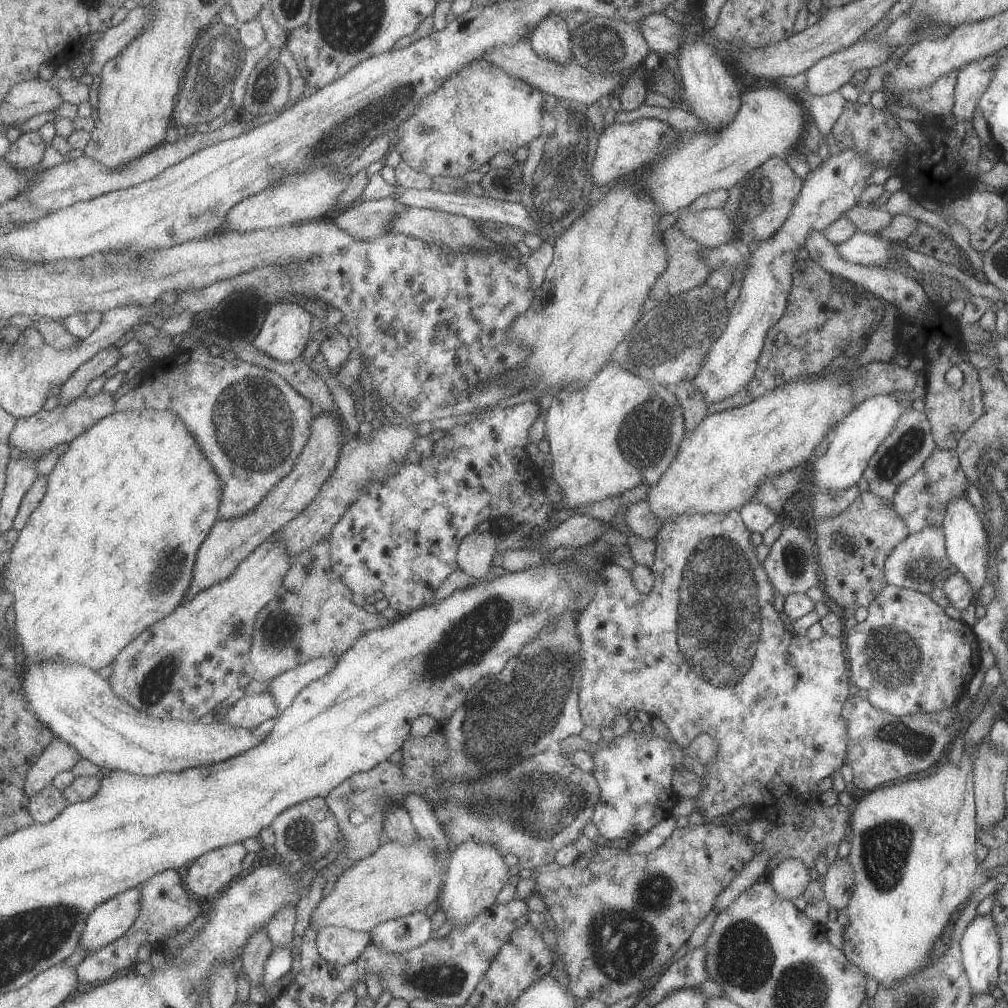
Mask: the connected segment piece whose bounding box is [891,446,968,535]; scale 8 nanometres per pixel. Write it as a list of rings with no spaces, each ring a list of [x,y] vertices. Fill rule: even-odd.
[[[938,449],[923,461],[921,468],[910,479],[904,480],[897,486],[896,493],[892,496],[894,511],[903,519],[908,528],[908,534],[916,533],[923,527],[937,525],[941,527],[946,511],[946,504],[953,498],[966,492],[967,480],[957,453],[954,450]]]

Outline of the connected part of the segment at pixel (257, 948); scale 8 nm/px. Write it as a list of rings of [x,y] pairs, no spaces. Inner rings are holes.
[[[266,927],[255,929],[240,948],[241,971],[251,985],[260,984],[264,962],[272,944]]]

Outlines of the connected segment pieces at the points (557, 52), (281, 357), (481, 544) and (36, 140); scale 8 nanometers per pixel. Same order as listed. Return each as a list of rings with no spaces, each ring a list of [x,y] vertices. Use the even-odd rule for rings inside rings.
[[[555,13],[541,18],[524,36],[539,58],[558,63],[571,61],[570,30],[567,23]]]
[[[279,301],[271,305],[262,326],[252,341],[252,345],[269,358],[281,363],[290,363],[301,358],[305,342],[310,338],[312,316],[296,302]]]
[[[496,526],[484,533],[473,531],[458,544],[456,565],[474,579],[483,579],[492,565],[496,550]]]
[[[30,131],[23,133],[11,144],[8,155],[5,157],[14,167],[28,169],[39,168],[39,164],[45,161],[48,152],[48,144],[45,144],[41,132]]]

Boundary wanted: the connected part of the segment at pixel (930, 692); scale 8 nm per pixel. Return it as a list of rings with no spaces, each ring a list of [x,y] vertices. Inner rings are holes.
[[[886,584],[881,589],[881,592],[876,594],[876,597],[871,601],[867,610],[868,615],[865,620],[858,622],[850,629],[845,629],[845,646],[847,647],[847,656],[849,656],[847,662],[849,662],[850,682],[851,684],[855,684],[855,687],[863,688],[863,690],[867,692],[866,699],[871,703],[871,706],[884,713],[900,717],[917,713],[933,714],[937,711],[949,708],[951,705],[957,704],[958,700],[965,695],[969,681],[979,670],[979,664],[981,664],[980,640],[973,634],[971,627],[962,620],[951,619],[945,614],[941,606],[931,600],[929,595],[889,584]]]

